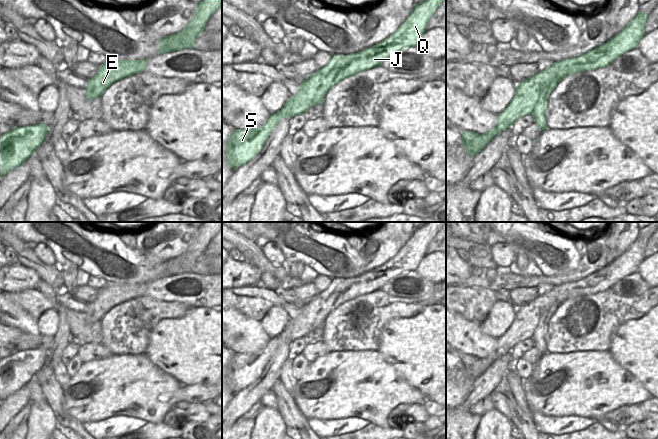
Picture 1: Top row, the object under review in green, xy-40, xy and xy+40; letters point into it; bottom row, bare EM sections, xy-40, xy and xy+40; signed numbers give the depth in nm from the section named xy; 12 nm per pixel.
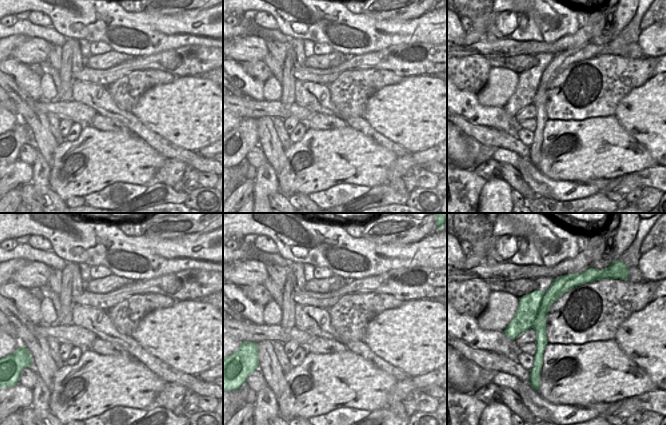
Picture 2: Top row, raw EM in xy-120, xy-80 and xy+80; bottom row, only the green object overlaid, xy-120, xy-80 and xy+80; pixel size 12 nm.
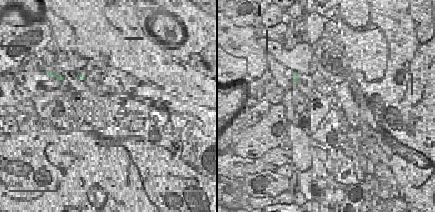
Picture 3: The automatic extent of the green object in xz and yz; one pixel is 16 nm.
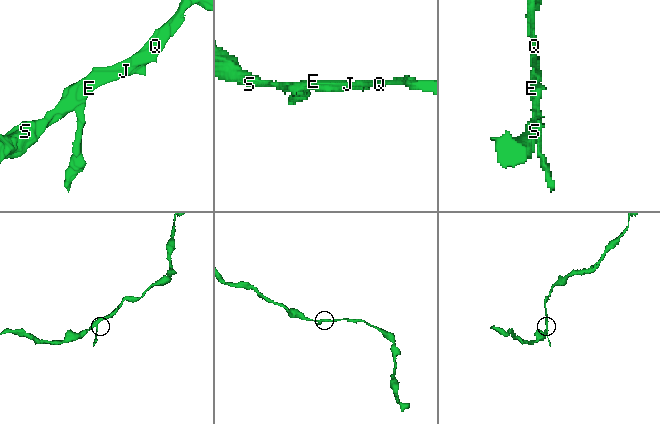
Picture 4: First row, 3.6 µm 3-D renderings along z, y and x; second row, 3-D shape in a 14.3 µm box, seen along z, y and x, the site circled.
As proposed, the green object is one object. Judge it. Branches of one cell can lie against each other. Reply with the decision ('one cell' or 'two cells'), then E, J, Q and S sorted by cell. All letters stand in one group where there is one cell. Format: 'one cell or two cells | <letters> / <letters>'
one cell | E J Q S

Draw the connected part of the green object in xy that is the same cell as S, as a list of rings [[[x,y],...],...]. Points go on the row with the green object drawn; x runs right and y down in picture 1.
[[[423,0],[401,26],[382,42],[350,55],[332,55],[329,63],[299,84],[299,91],[267,123],[254,129],[236,129],[226,142],[226,158],[235,170],[258,155],[273,129],[284,117],[293,118],[323,103],[327,92],[341,80],[358,72],[379,67],[391,55],[415,47],[426,31],[427,22],[443,0]]]

